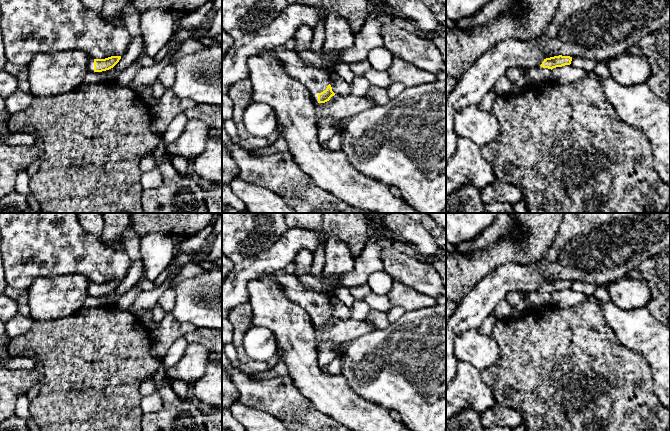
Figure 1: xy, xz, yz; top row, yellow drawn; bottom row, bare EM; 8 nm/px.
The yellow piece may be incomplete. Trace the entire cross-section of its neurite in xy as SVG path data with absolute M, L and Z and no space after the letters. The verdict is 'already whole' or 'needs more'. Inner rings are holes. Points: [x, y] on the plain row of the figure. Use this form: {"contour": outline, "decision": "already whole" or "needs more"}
{"contour": "M111 280L105 283L89 282L88 296L102 296L113 292L121 283L121 280Z", "decision": "needs more"}

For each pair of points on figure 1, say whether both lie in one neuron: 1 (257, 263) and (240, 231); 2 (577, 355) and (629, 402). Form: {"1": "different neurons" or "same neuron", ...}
{"1": "different neurons", "2": "same neuron"}

